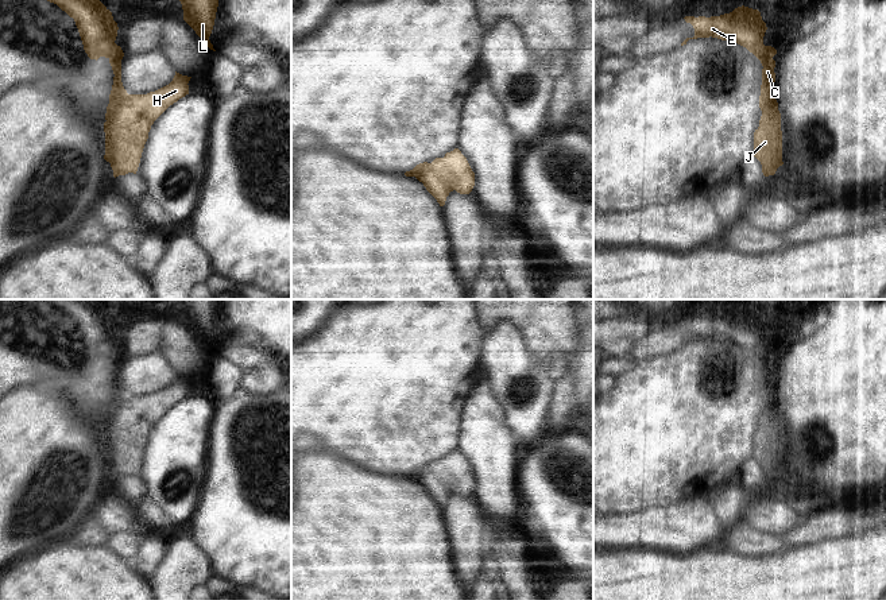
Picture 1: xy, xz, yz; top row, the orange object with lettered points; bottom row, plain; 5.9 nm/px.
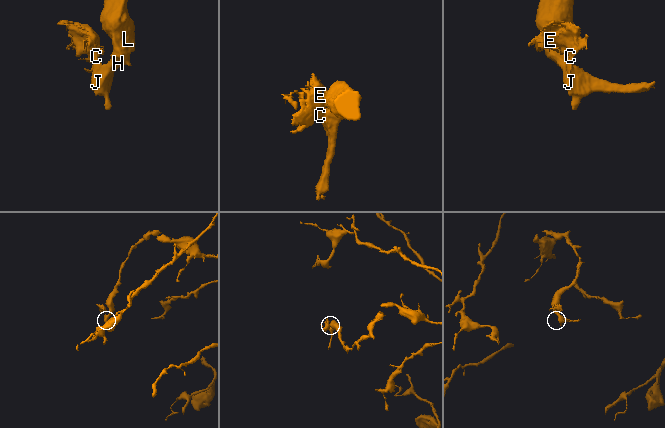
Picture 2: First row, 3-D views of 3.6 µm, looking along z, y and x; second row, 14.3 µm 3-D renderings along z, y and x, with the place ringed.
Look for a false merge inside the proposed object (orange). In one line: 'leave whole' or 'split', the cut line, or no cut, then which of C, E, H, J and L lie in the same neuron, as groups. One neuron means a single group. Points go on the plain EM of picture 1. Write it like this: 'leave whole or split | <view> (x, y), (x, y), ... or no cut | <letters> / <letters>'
split | xy (127, 395), (107, 422) | C E / H J L

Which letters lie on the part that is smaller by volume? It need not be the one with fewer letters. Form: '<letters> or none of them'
C, E

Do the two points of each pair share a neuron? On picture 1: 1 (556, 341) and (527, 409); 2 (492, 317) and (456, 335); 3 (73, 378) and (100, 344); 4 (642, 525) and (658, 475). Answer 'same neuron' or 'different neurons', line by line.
1: different neurons
2: different neurons
3: same neuron
4: different neurons

